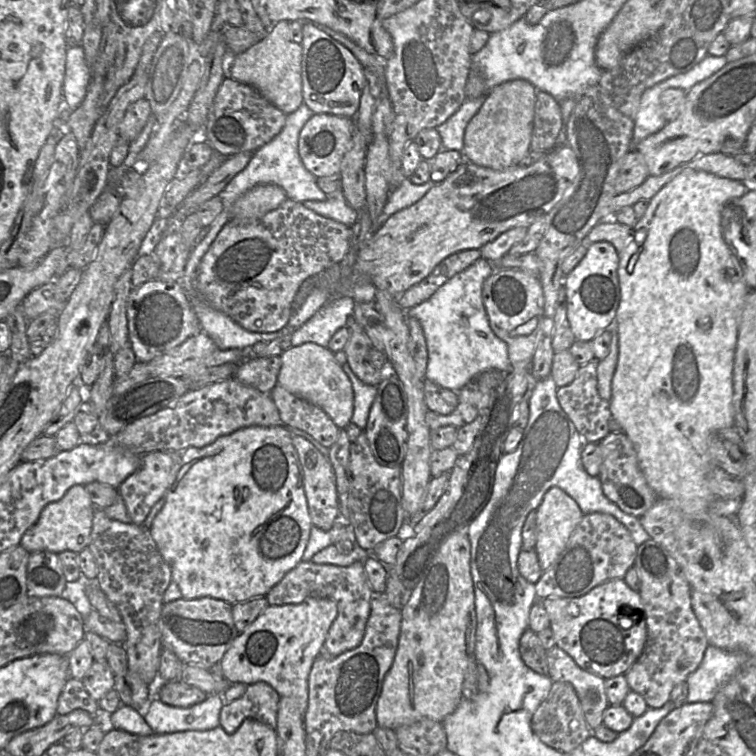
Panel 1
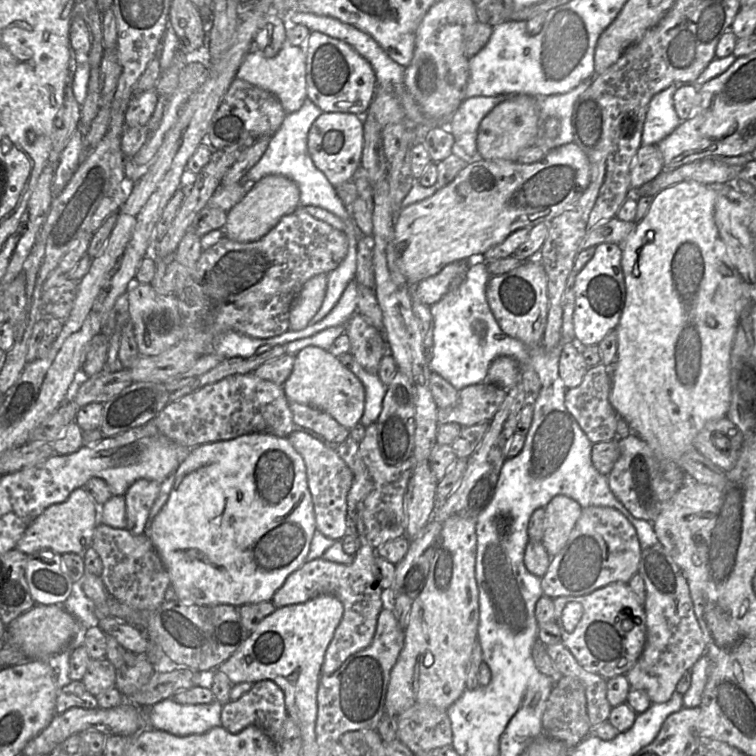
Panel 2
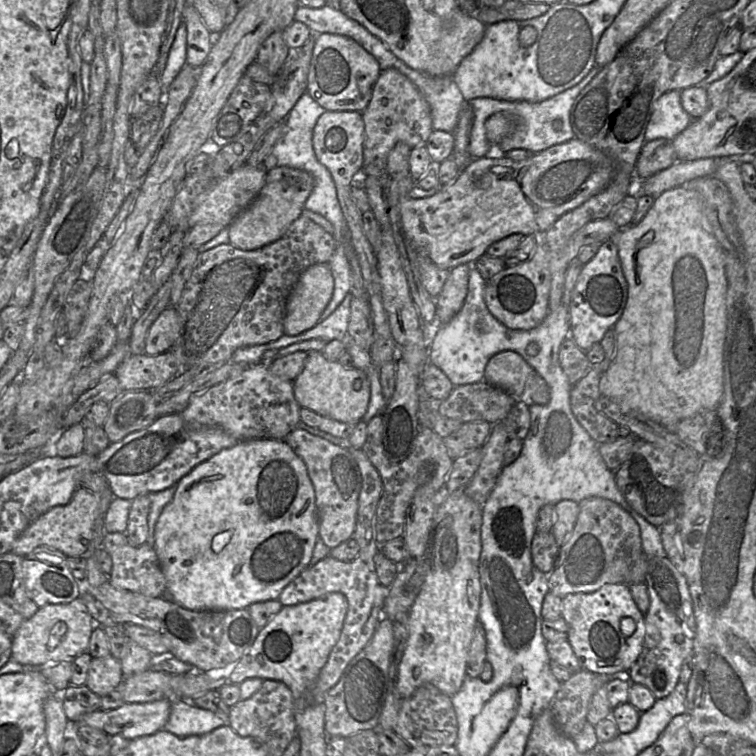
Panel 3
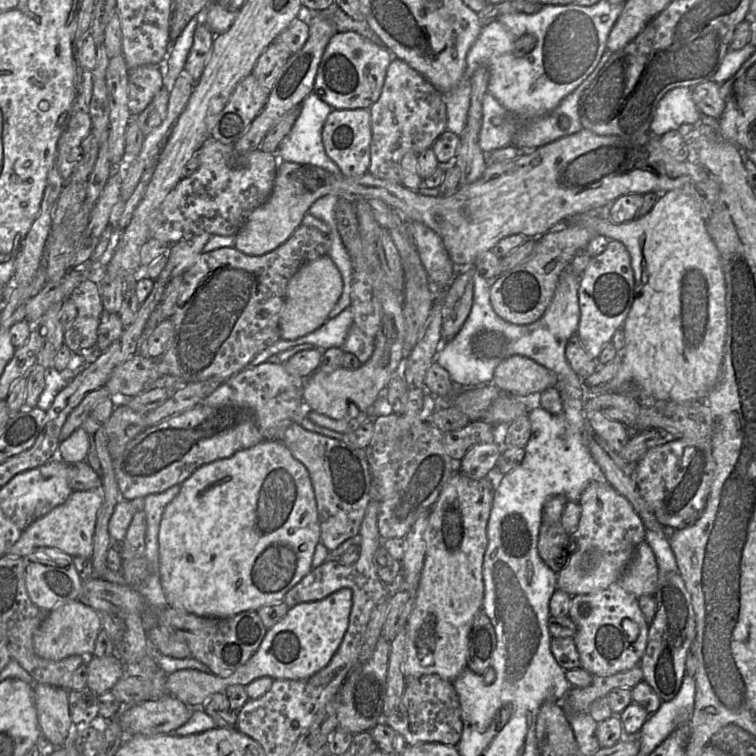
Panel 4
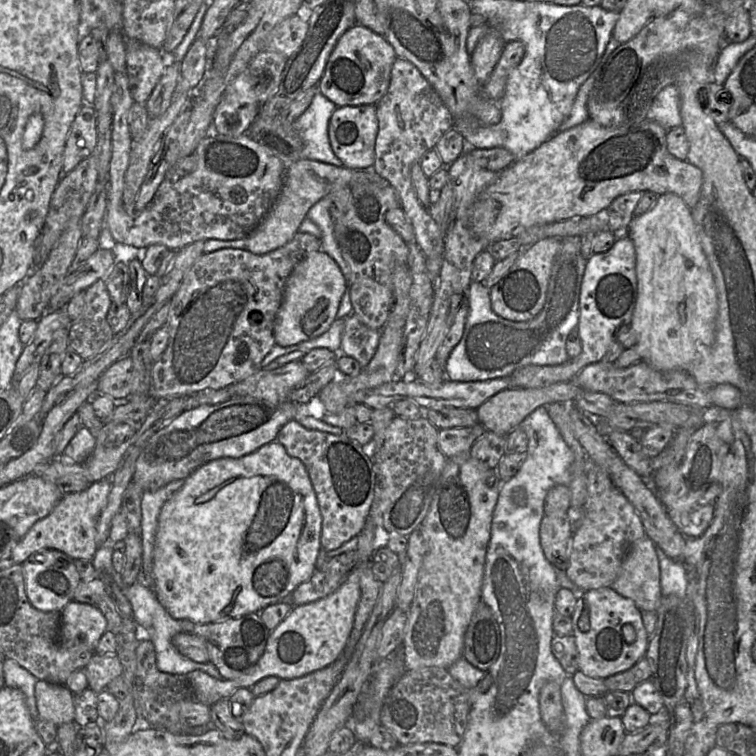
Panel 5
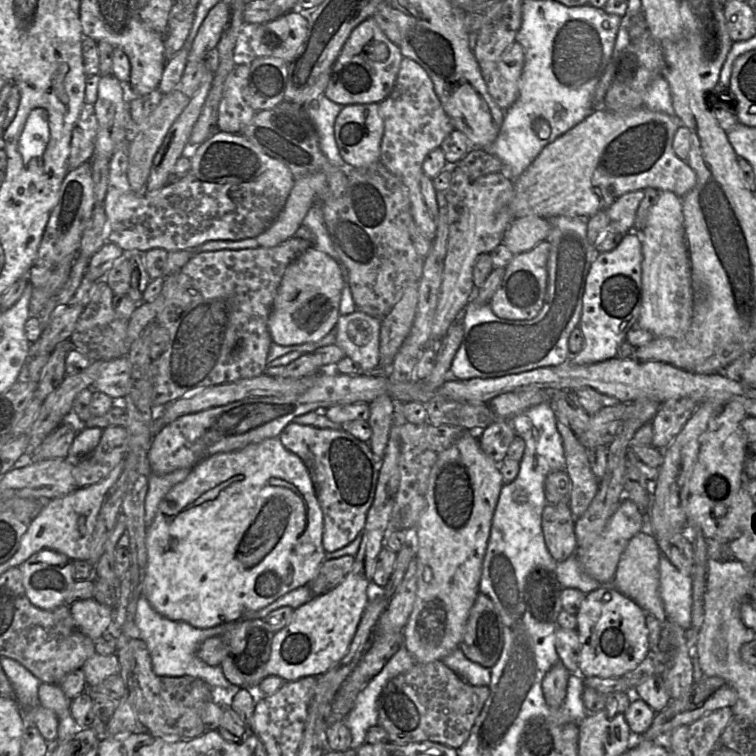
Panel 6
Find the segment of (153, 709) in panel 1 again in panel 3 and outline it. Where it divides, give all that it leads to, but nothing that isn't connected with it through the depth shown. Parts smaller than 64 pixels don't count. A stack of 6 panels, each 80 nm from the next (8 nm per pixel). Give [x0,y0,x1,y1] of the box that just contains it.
[164,698,224,737]

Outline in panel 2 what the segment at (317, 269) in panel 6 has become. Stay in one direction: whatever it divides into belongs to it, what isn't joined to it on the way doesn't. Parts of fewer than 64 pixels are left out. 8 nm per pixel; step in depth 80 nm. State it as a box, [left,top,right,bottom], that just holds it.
[289,274,327,330]

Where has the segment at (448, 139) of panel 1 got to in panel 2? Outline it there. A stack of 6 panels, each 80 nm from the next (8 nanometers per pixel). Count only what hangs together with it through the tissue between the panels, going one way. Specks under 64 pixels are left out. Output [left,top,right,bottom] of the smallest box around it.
[446,95,514,157]

